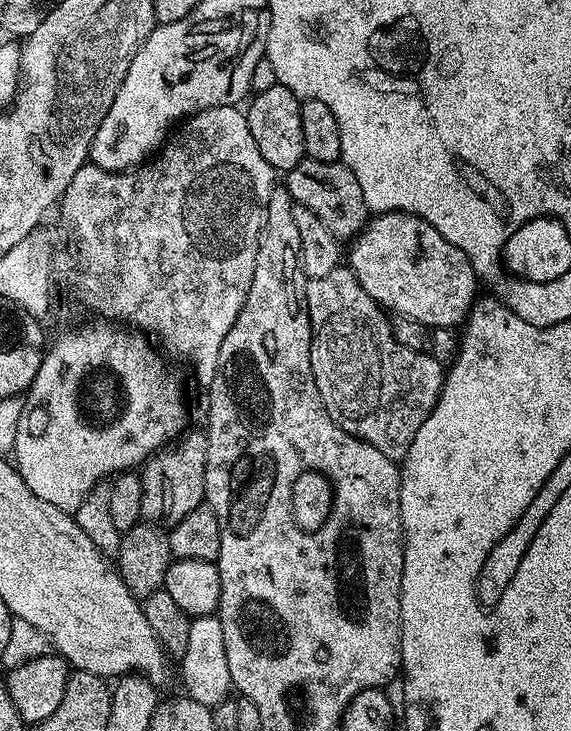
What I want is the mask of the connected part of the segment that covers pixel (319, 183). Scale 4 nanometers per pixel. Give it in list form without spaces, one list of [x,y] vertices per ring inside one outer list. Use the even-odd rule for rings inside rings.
[[[303,159],[286,174],[286,187],[296,204],[306,206],[322,218],[322,226],[330,230],[330,234],[341,242],[351,241],[362,231],[370,213],[366,206],[366,198],[362,198],[362,186],[358,186],[358,178],[343,164],[337,162],[318,162]]]

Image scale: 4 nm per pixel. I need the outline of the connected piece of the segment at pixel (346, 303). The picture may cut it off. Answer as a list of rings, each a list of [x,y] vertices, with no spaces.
[[[347,266],[330,270],[330,274],[323,278],[308,280],[304,286],[304,297],[308,303],[312,331],[310,370],[314,374],[318,394],[322,394],[324,409],[342,430],[382,450],[382,454],[391,460],[403,461],[410,450],[410,442],[438,402],[444,385],[445,365],[427,351],[408,349],[395,340],[392,321],[385,309],[376,304],[366,290],[362,290],[362,282],[358,282]]]

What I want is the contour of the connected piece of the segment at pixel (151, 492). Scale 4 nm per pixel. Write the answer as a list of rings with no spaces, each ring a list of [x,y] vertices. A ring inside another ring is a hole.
[[[185,431],[183,435],[159,452],[148,457],[139,469],[142,482],[142,517],[145,521],[161,526],[182,522],[190,510],[205,503],[206,458],[208,457],[208,434]]]

